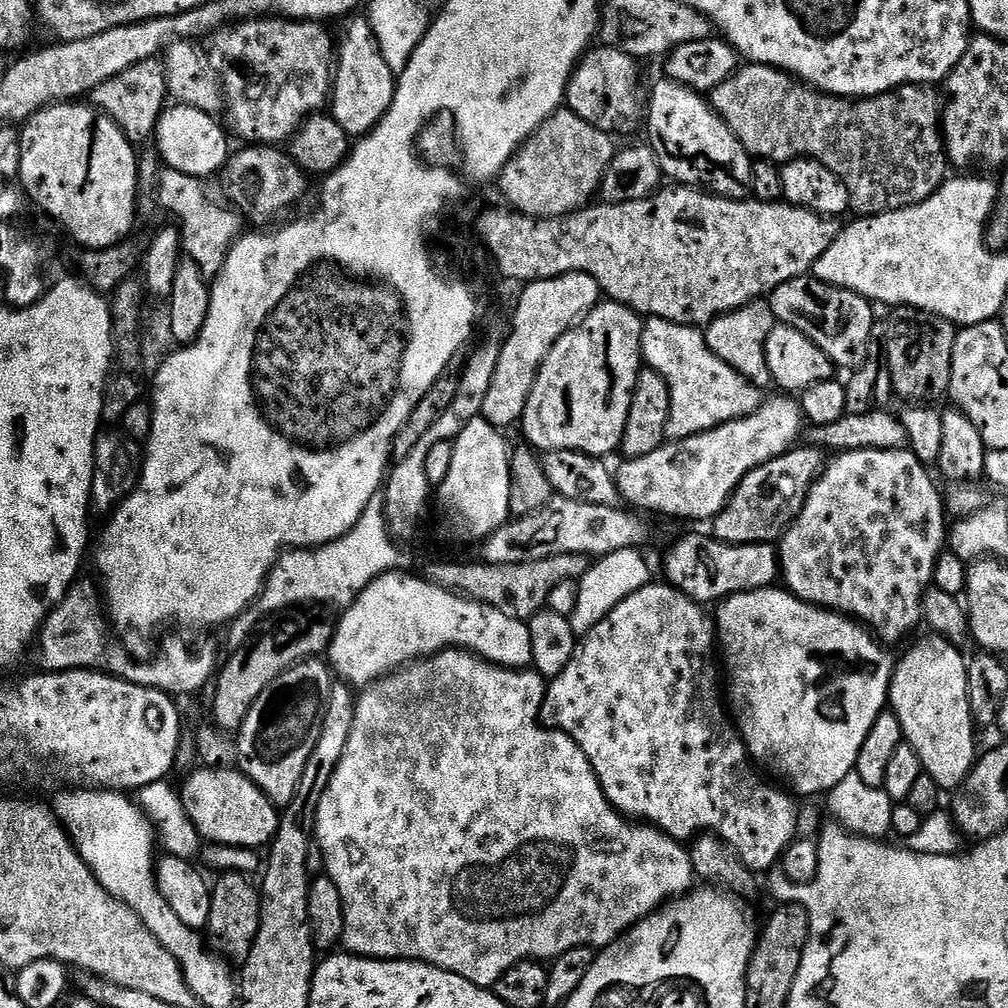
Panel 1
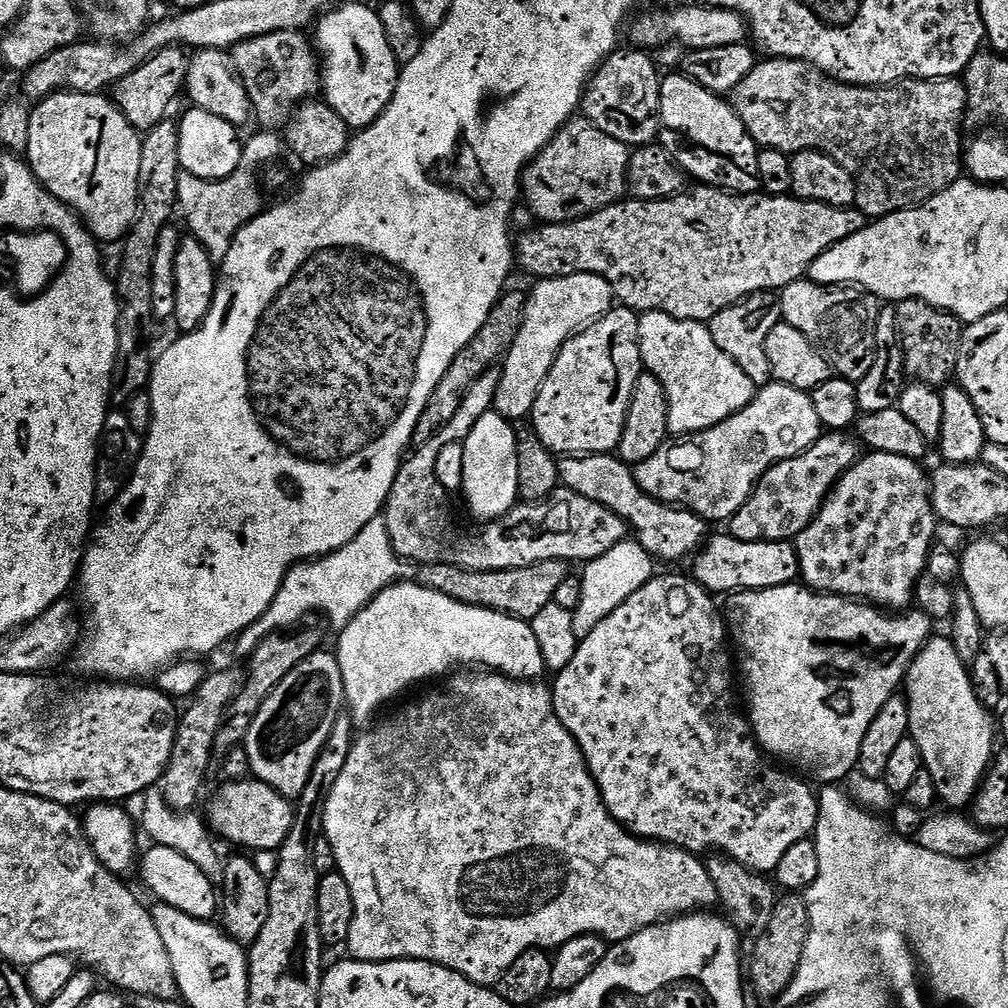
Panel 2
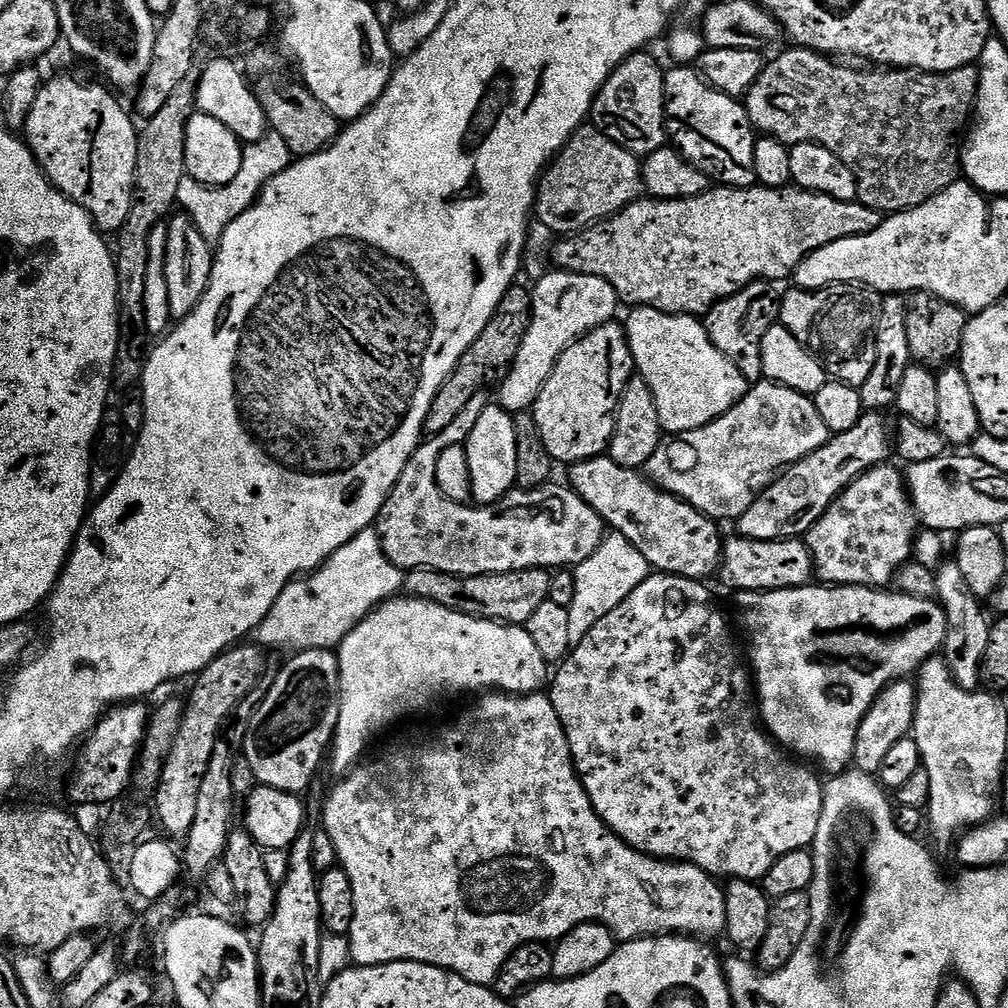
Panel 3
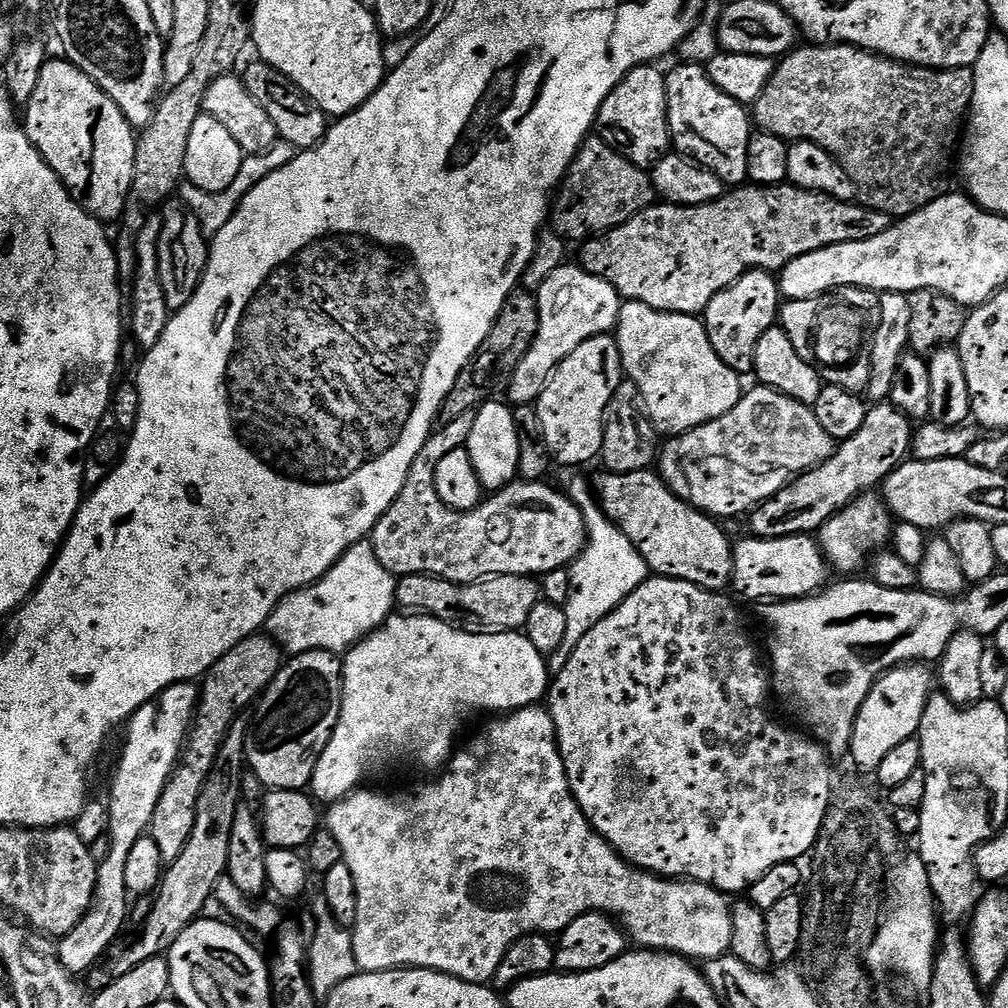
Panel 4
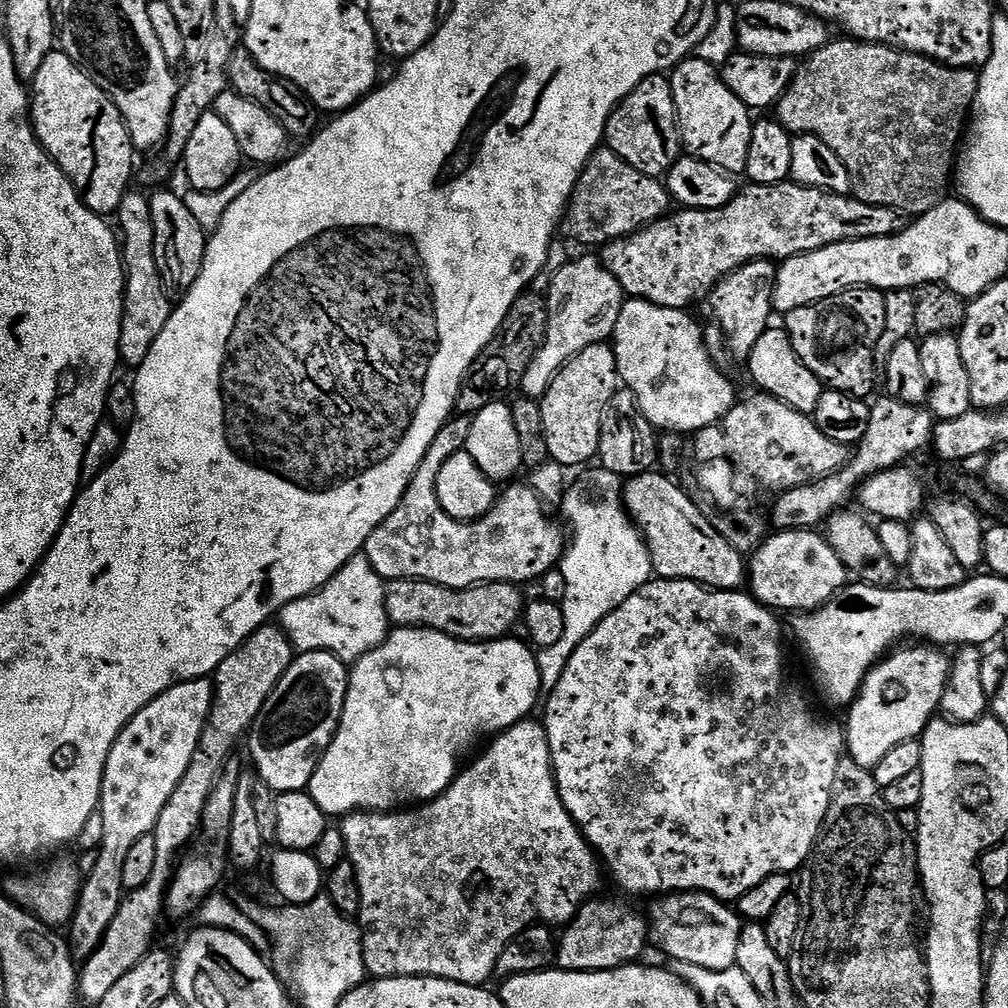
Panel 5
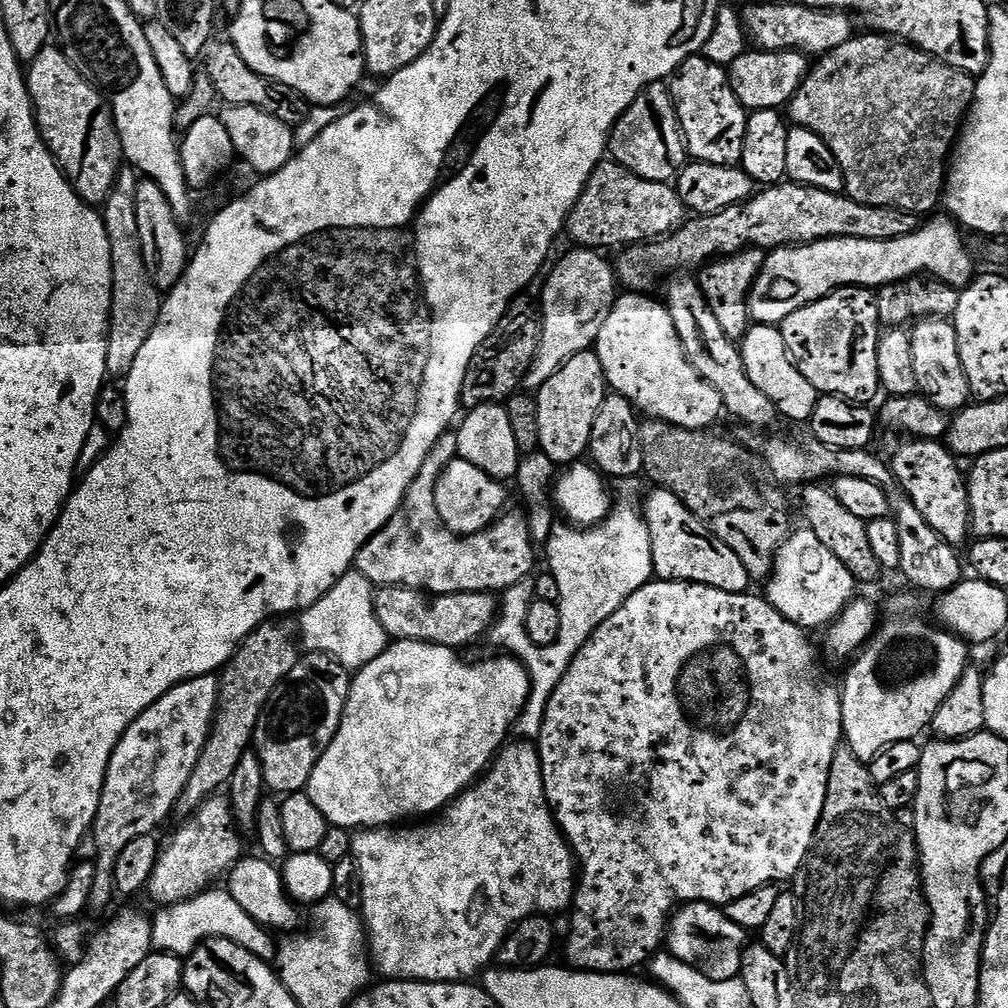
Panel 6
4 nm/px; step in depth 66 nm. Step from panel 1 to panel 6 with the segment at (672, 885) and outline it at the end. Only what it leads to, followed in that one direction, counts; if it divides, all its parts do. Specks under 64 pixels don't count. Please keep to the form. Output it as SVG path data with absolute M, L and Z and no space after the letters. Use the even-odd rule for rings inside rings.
M509 743L501 748L495 760L492 761L492 767L435 818L417 823L415 826L365 828L353 835L351 857L356 861L362 878L360 908L367 931L367 947L370 949L370 960L375 971L377 973L380 971L384 975L381 977L388 980L423 980L425 982L471 981L479 977L493 963L500 943L507 938L509 930L515 924L521 924L523 920L531 916L560 912L564 907L565 911L573 903L578 883L578 864L572 855L572 847L565 840L564 833L556 824L556 819L552 817L552 807L549 806L544 793L539 751L533 745L532 748L528 745L531 743L520 743L524 744ZM686 904L677 907L670 917L666 933L667 951L711 980L735 980L740 975L746 933L730 922L727 911L714 904Z

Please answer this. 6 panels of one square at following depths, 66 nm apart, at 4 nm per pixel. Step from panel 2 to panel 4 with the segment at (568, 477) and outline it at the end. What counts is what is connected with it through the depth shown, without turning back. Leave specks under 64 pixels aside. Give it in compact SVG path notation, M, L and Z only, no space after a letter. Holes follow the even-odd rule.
M652 470L610 472L594 480L594 492L605 516L615 522L642 554L656 576L685 580L699 588L724 590L732 579L733 541L713 517L687 504L668 489L662 477Z

